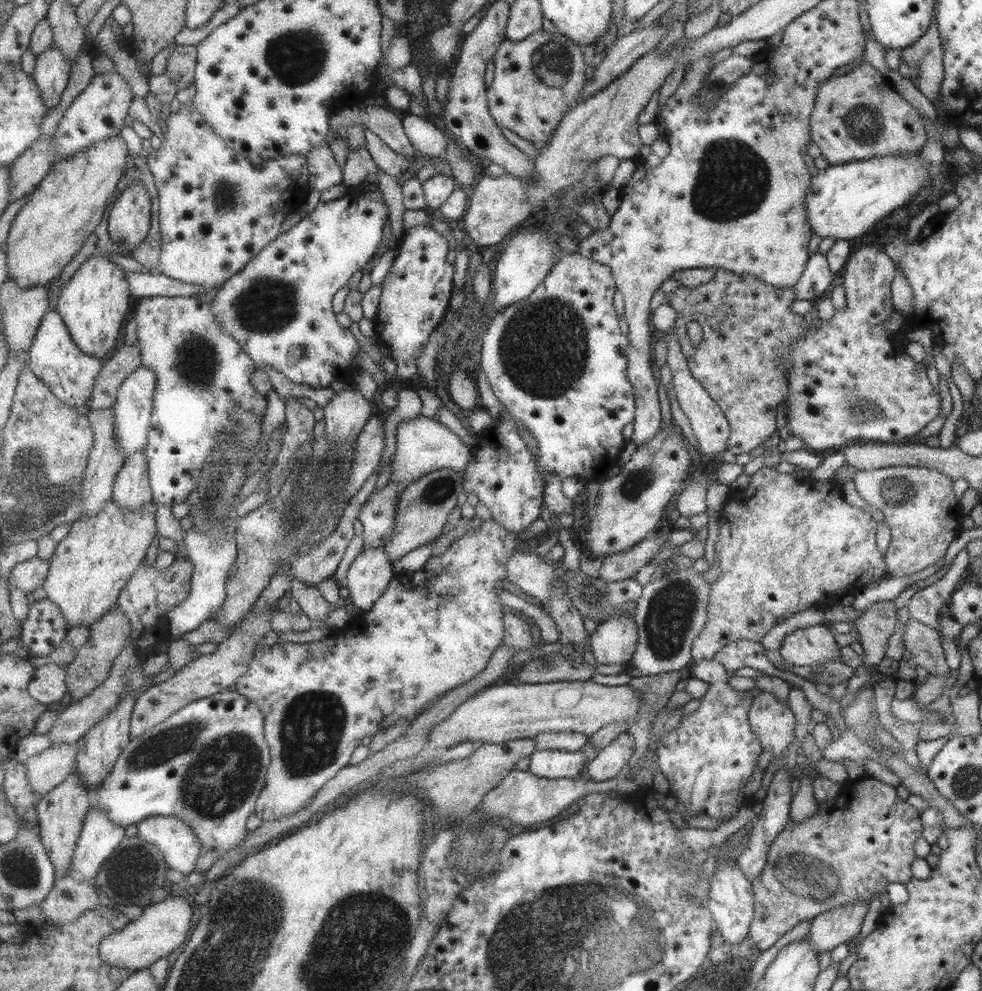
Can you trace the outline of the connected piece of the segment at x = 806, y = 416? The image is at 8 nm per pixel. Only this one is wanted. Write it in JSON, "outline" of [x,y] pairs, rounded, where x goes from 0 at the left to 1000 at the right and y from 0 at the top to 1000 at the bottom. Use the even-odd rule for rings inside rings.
{"outline":[[[877,248],[873,250],[871,254],[868,254],[860,265],[860,272],[857,290],[859,291],[860,311],[858,313],[850,313],[848,319],[840,325],[834,325],[834,329],[828,329],[824,326],[824,331],[820,335],[818,341],[813,341],[812,345],[808,347],[805,351],[805,362],[803,368],[803,377],[801,377],[801,397],[796,406],[793,406],[793,428],[796,430],[797,439],[810,440],[814,444],[818,445],[820,453],[826,456],[844,454],[844,452],[851,452],[858,450],[858,448],[867,449],[873,446],[893,446],[893,447],[909,447],[909,448],[922,448],[922,445],[926,445],[926,441],[930,441],[935,436],[938,436],[947,424],[950,424],[958,414],[957,401],[953,394],[950,394],[950,390],[946,387],[946,383],[943,379],[943,372],[937,365],[932,365],[921,354],[924,343],[918,336],[913,338],[907,338],[905,335],[901,335],[899,331],[899,324],[905,322],[905,318],[910,314],[908,309],[908,303],[906,298],[906,289],[909,280],[911,279],[910,264],[900,255],[898,250],[893,248]]]}

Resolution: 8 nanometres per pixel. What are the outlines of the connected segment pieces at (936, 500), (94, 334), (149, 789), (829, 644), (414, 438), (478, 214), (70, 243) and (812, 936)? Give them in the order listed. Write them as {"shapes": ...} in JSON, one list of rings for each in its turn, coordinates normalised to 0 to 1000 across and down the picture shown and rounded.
{"shapes":[[[[904,470],[874,474],[868,478],[870,492],[885,511],[899,518],[906,535],[900,571],[907,582],[924,582],[938,577],[962,558],[964,550],[980,533],[983,521],[970,499],[970,484],[941,470]]],[[[95,256],[62,293],[58,313],[69,327],[70,336],[91,360],[109,361],[123,341],[133,313],[133,289],[129,272],[108,256]]],[[[241,696],[200,706],[146,743],[134,744],[114,780],[95,799],[95,811],[101,813],[113,829],[127,835],[141,834],[156,823],[178,823],[199,838],[208,854],[207,860],[221,858],[221,868],[231,866],[237,858],[243,858],[248,846],[254,844],[254,825],[261,820],[265,799],[272,792],[277,757],[271,745],[270,730],[266,713]]],[[[841,630],[821,632],[800,640],[793,660],[799,669],[828,672],[848,665],[855,666],[855,655],[848,644],[848,636]]],[[[430,418],[419,424],[411,424],[404,430],[403,456],[400,460],[401,467],[398,469],[398,485],[406,487],[410,492],[416,490],[437,476],[460,472],[474,481],[475,473],[482,465],[482,451],[471,446],[471,442],[455,432],[453,428],[443,425],[440,420]]],[[[491,176],[491,180],[482,190],[479,207],[473,218],[474,240],[482,247],[508,246],[529,224],[539,218],[539,207],[536,201],[536,184],[520,178]]],[[[122,136],[108,139],[94,145],[76,158],[56,165],[46,182],[33,195],[32,202],[23,209],[13,224],[8,238],[8,257],[10,281],[18,283],[25,291],[51,287],[55,281],[62,280],[65,270],[72,266],[78,255],[87,248],[90,240],[103,226],[107,215],[121,196],[123,181],[130,169],[132,152]]],[[[871,909],[827,924],[824,941],[820,945],[827,958],[845,961],[862,949],[872,950],[883,922],[885,911]]]]}

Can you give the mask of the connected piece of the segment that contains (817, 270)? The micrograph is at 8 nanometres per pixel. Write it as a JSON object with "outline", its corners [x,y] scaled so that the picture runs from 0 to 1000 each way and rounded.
{"outline":[[[831,253],[822,261],[814,283],[807,289],[810,302],[830,304],[846,291],[849,275],[843,269],[841,258]]]}

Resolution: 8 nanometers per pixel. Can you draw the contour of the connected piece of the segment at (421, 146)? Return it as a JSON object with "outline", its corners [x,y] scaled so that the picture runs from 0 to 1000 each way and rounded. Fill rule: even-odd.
{"outline":[[[408,114],[411,128],[426,153],[437,158],[449,158],[456,148],[455,132],[449,131],[446,124],[437,117],[423,117]]]}

